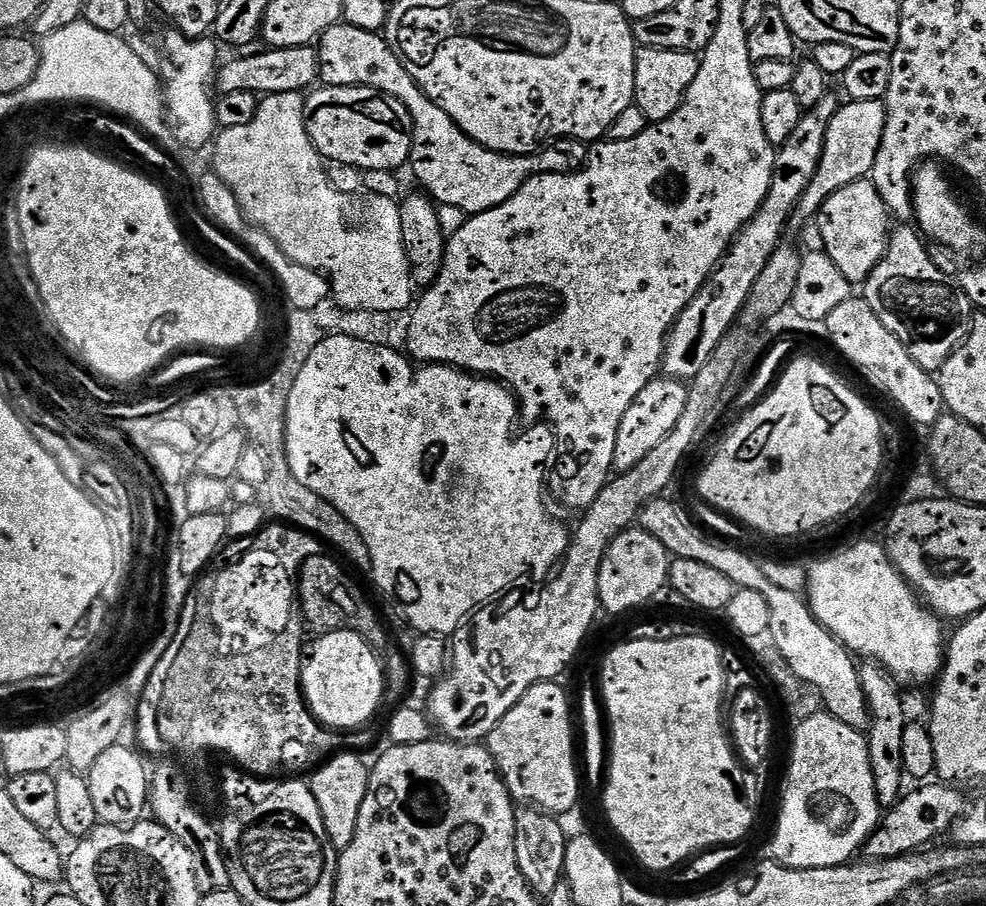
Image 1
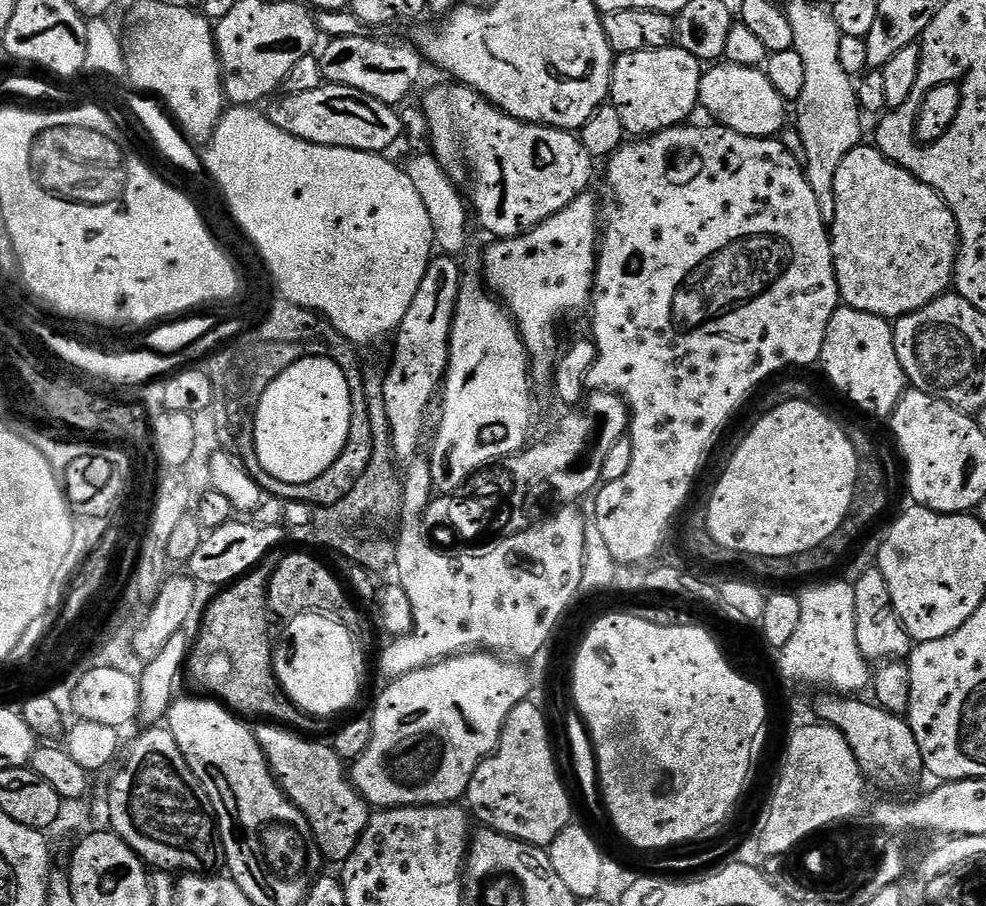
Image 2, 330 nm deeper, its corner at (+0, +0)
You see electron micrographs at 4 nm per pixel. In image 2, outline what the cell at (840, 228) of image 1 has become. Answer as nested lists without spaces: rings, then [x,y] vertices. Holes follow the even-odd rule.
[[[875,146],[850,150],[834,174],[834,218],[830,222],[832,257],[841,301],[854,310],[895,322],[945,295],[953,287],[960,235],[950,206],[930,186],[890,162]]]

